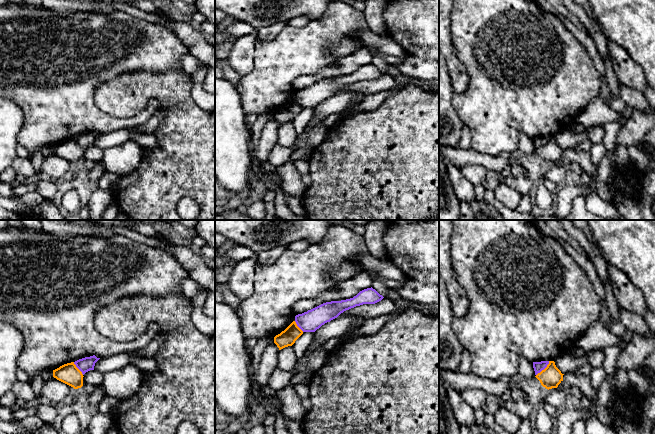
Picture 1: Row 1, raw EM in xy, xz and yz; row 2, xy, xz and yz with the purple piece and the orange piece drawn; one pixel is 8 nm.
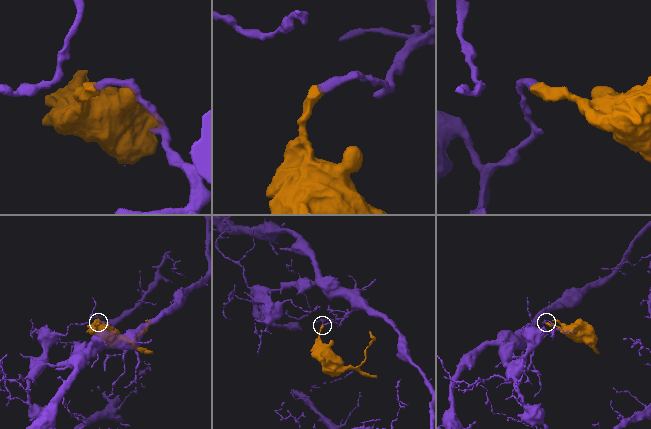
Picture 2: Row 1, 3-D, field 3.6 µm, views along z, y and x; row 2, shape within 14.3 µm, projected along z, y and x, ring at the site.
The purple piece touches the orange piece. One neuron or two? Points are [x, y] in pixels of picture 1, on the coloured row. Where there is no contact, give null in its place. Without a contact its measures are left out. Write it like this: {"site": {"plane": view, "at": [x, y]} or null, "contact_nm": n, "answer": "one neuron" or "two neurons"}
{"site": {"plane": "yz", "at": [543, 369]}, "contact_nm": 160, "answer": "two neurons"}

